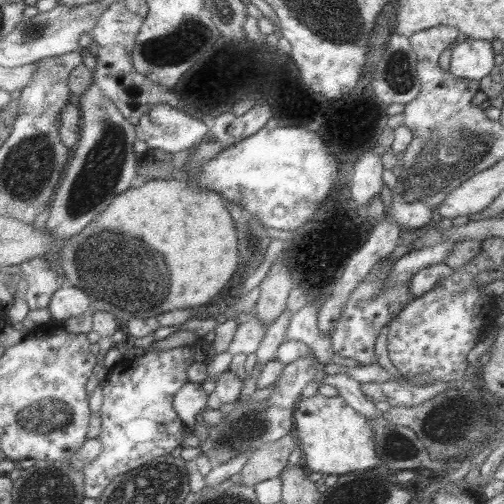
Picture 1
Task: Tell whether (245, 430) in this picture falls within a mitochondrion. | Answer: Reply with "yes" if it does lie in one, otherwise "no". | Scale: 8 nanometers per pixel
yes

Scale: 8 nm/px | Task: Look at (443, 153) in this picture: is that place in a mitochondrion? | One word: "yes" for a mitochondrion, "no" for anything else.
yes

